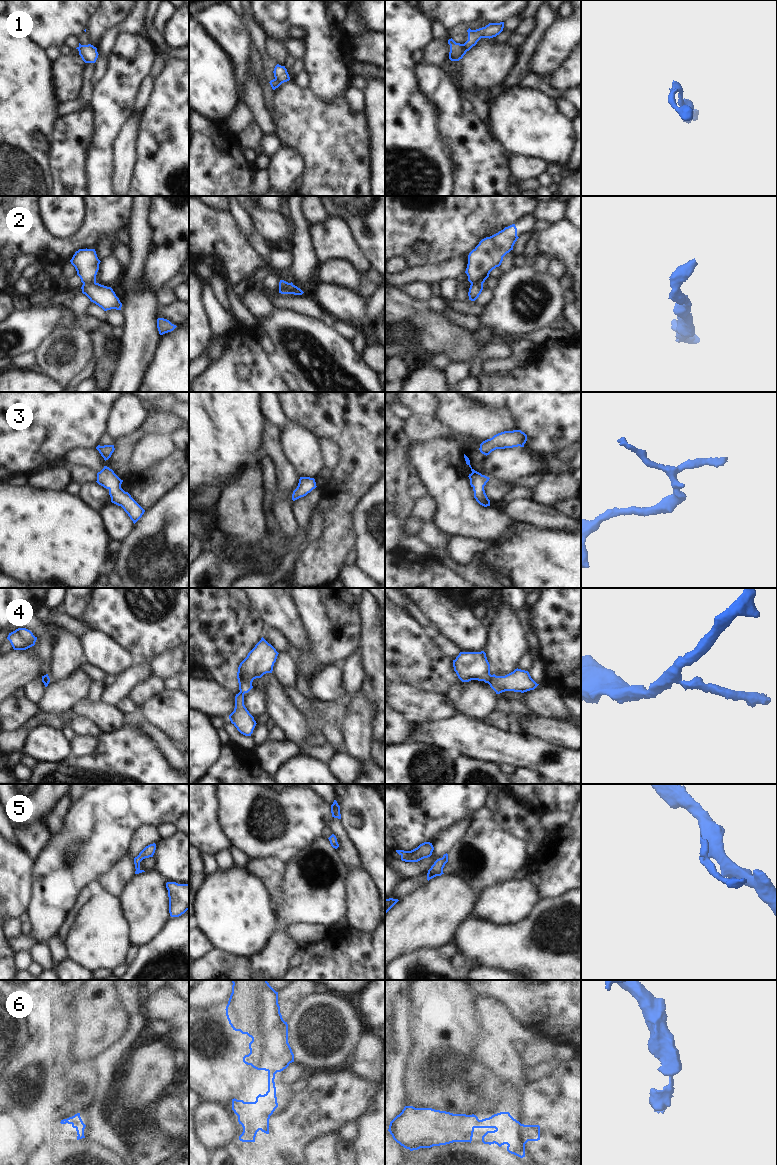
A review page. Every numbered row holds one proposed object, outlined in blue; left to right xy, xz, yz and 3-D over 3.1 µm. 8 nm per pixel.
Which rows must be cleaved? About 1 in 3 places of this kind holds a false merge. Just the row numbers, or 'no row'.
1, 4

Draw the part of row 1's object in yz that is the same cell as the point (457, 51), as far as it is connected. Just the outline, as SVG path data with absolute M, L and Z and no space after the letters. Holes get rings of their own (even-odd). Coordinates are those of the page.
M452 38L448 40L450 45L449 59L451 61L459 61L466 54L463 44L456 43Z

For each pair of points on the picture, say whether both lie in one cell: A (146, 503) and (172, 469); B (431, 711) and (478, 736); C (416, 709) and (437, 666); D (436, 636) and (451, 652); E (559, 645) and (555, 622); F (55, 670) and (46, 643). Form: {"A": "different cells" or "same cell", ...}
{"A": "same cell", "B": "different cells", "C": "different cells", "D": "same cell", "E": "same cell", "F": "different cells"}

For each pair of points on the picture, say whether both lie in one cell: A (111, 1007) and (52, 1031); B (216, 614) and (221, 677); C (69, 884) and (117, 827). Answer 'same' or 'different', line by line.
A: different
B: same
C: same

